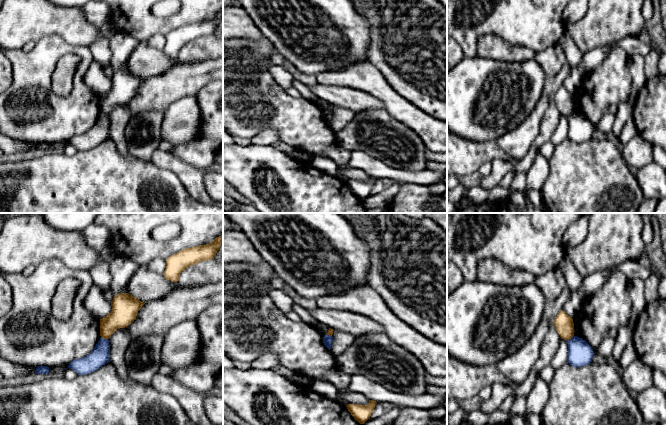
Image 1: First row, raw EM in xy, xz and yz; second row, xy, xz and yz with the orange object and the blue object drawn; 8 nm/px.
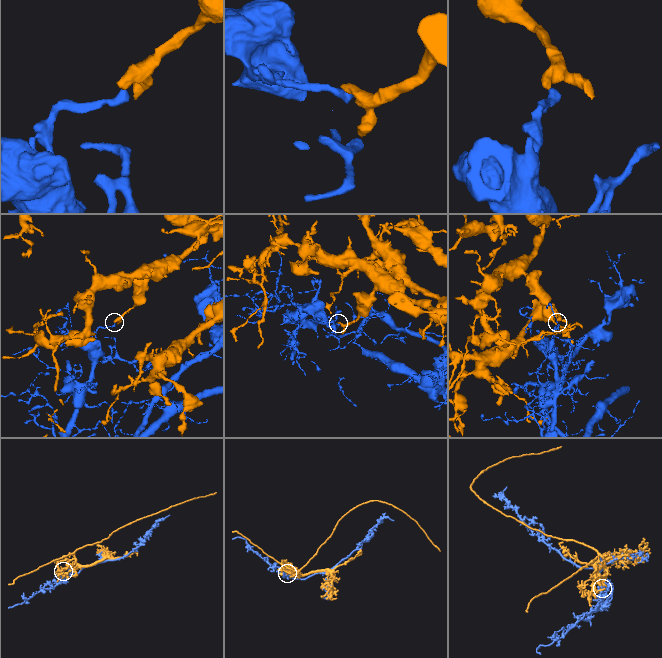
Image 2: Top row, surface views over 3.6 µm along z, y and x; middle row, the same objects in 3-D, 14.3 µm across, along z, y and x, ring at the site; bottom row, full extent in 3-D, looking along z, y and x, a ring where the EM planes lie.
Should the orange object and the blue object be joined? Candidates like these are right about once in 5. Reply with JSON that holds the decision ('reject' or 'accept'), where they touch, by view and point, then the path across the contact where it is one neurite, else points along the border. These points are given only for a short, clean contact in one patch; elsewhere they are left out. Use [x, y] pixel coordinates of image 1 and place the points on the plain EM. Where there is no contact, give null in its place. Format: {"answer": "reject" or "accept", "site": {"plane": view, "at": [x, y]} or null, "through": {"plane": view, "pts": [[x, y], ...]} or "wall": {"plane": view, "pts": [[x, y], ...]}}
{"answer": "reject", "site": {"plane": "xy", "at": [104, 114]}, "wall": {"plane": "xy", "pts": [[101, 113], [107, 115]]}}

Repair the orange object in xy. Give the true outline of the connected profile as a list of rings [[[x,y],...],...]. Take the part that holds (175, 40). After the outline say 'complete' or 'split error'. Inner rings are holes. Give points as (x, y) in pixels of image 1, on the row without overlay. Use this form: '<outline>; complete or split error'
[[[223,10],[206,21],[183,25],[166,35],[163,51],[166,56],[178,58],[180,50],[188,43],[201,37],[214,35],[223,19]]]; complete

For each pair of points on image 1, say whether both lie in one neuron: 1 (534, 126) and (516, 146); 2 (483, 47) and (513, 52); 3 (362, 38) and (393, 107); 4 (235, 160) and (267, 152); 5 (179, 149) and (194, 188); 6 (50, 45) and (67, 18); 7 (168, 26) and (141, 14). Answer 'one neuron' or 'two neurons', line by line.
1: one neuron
2: one neuron
3: two neurons
4: one neuron
5: two neurons
6: two neurons
7: one neuron

